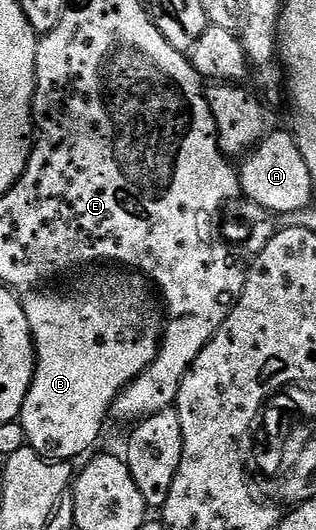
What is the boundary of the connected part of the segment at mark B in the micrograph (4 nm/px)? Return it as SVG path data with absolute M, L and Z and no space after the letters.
M135 271L116 272L120 273L100 273L85 289L65 297L40 293L44 291L23 294L24 314L32 332L32 347L36 350L36 370L18 422L25 432L27 448L49 461L71 462L72 457L82 456L99 439L116 396L150 367L160 350L162 305L153 286L147 277Z

